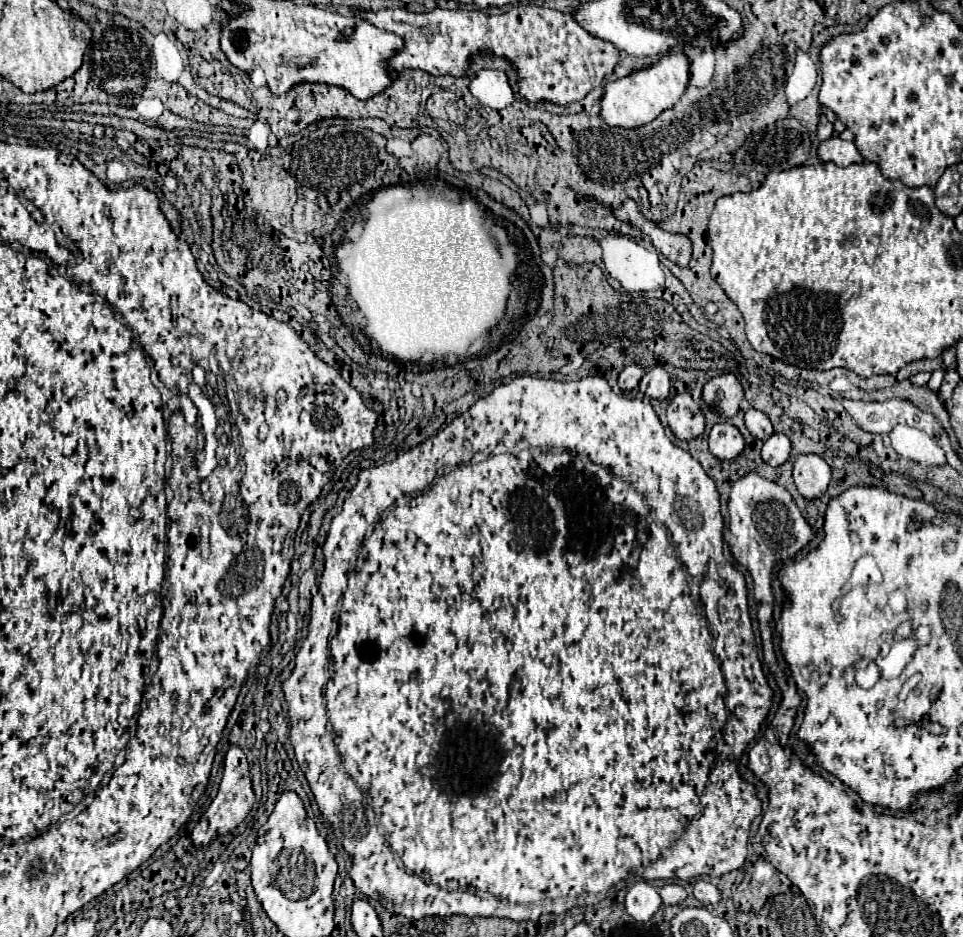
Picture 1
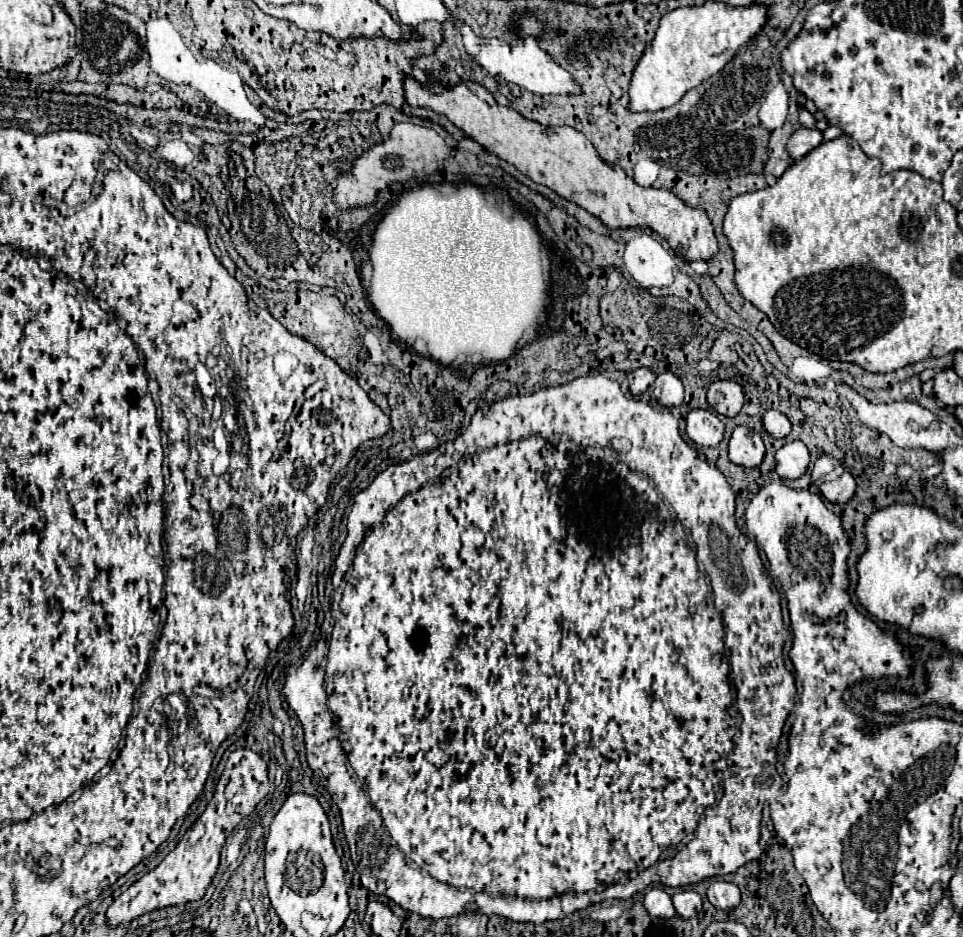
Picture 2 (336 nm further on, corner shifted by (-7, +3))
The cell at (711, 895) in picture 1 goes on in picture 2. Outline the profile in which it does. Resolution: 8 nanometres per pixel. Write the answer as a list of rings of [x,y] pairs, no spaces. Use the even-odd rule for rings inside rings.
[[[714,881],[710,883],[706,897],[716,909],[734,909],[740,903],[740,889],[728,881]]]

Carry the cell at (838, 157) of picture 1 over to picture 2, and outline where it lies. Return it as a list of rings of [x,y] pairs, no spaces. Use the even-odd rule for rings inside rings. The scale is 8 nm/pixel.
[[[798,129],[794,135],[790,135],[788,139],[788,151],[790,157],[800,161],[802,157],[806,157],[812,149],[816,149],[818,145],[824,143],[824,135],[818,129]]]

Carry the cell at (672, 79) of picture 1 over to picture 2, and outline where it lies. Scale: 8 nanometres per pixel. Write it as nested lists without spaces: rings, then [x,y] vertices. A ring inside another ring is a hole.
[[[708,1],[700,7],[680,7],[666,13],[652,45],[644,51],[634,69],[628,89],[628,109],[640,113],[672,107],[690,89],[718,73],[742,45],[750,43],[760,33],[764,21],[766,7],[762,5],[730,7],[716,1]]]

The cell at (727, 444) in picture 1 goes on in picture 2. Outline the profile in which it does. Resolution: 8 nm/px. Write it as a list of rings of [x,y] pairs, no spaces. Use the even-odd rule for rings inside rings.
[[[736,427],[732,431],[728,451],[730,461],[742,467],[756,467],[764,459],[764,443],[760,435],[750,427]]]

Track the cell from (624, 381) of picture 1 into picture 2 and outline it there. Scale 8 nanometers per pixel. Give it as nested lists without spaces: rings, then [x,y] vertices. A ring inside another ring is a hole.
[[[634,369],[630,375],[628,375],[628,383],[630,383],[630,393],[632,395],[640,395],[648,389],[648,385],[656,379],[656,375],[650,371],[650,369]]]

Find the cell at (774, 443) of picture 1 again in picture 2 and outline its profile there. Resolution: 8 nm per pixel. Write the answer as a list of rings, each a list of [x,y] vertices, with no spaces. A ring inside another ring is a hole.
[[[802,441],[786,443],[776,451],[776,473],[782,479],[798,479],[804,475],[810,463],[808,447]]]

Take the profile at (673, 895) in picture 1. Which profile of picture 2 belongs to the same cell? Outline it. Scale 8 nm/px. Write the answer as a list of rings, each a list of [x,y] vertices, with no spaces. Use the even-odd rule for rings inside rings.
[[[678,891],[674,897],[674,907],[676,907],[676,913],[684,919],[692,919],[696,917],[700,911],[702,911],[702,897],[696,893],[696,891]]]

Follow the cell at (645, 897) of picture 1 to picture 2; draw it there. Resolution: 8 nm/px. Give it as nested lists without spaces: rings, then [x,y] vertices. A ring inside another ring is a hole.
[[[652,887],[646,897],[644,897],[644,907],[646,911],[650,913],[650,917],[662,917],[662,919],[668,919],[668,917],[674,917],[676,915],[676,909],[672,905],[672,899],[670,895],[660,889],[660,887]]]

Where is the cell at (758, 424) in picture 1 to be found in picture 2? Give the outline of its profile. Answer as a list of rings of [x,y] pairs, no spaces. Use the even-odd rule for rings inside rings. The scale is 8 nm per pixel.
[[[766,411],[766,415],[762,417],[762,423],[772,437],[786,437],[790,433],[790,421],[780,411]]]

